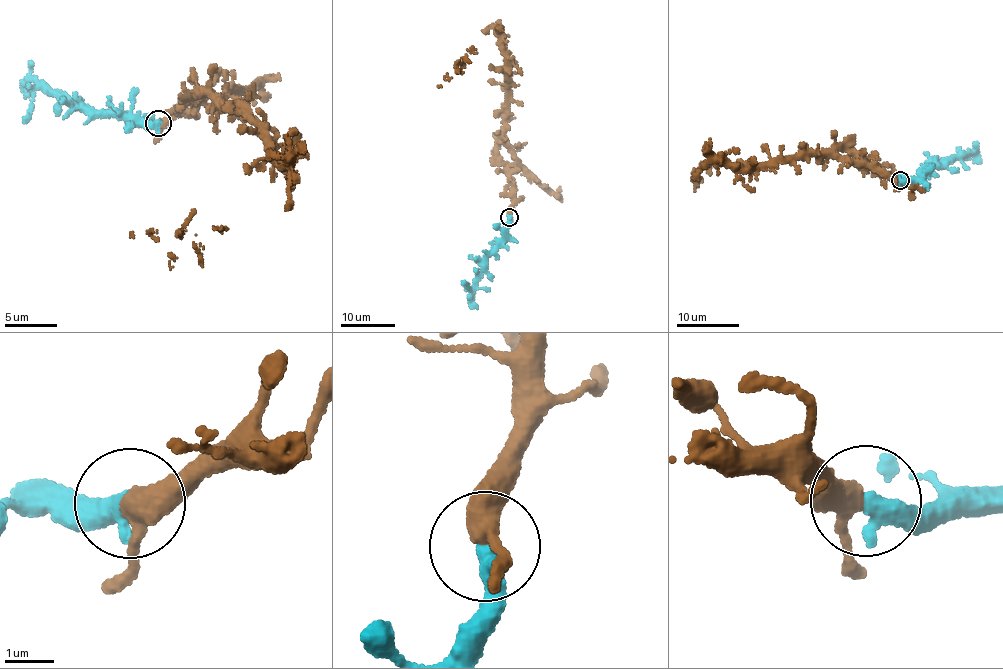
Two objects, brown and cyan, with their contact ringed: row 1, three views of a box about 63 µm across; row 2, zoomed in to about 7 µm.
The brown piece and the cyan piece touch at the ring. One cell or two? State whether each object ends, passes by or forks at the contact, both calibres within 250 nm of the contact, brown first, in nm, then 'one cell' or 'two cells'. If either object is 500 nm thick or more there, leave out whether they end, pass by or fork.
brown passes by; cyan ends; calibres 380 and 480 nm; one cell

